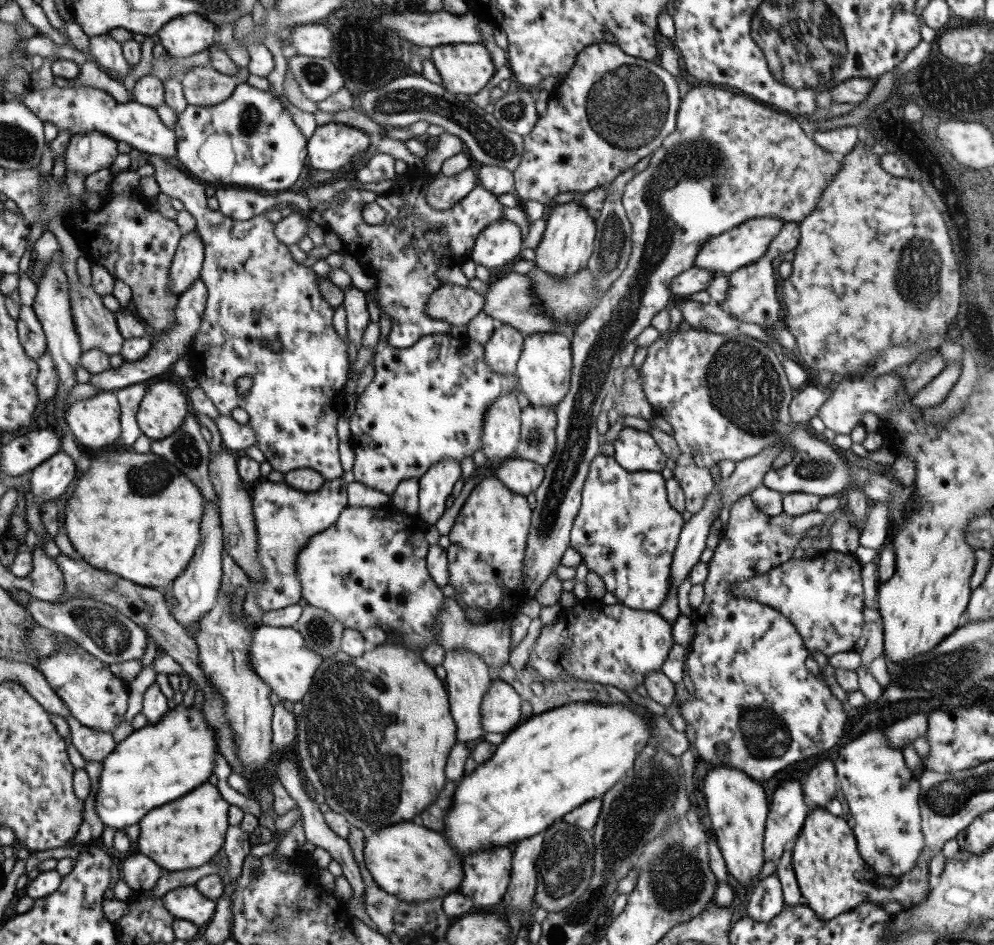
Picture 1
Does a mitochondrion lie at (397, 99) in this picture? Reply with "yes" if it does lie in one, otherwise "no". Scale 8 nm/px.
yes

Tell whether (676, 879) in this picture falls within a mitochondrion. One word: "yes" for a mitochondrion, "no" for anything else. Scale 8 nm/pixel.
yes

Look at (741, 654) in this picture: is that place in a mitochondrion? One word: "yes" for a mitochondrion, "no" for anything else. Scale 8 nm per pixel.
no

